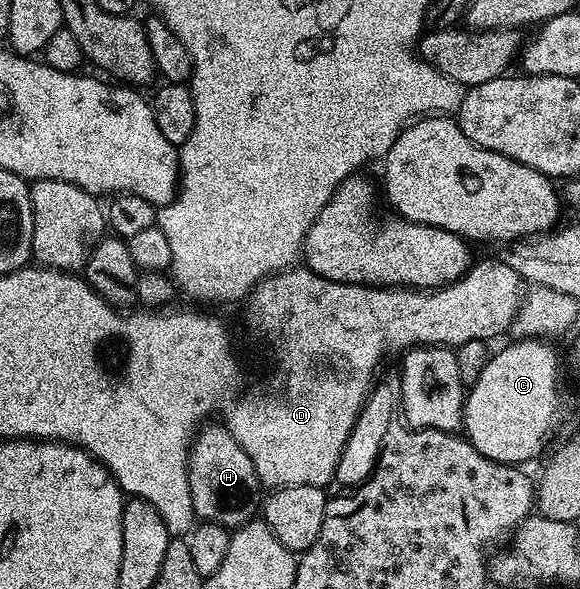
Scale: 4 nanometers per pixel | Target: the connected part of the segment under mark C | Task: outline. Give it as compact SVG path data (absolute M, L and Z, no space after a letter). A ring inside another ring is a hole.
M517 338L515 342L520 346L520 351L512 351L507 345L501 346L502 359L493 354L491 358L496 362L496 367L488 363L488 375L478 377L476 384L480 386L480 391L469 390L466 395L472 402L472 423L464 425L462 429L472 429L466 436L469 443L480 439L480 447L488 447L484 455L487 459L495 455L525 455L528 459L528 447L536 447L536 439L545 444L549 442L550 436L544 431L544 423L555 424L558 419L552 412L552 395L558 390L555 353L547 347L549 344L543 338Z

